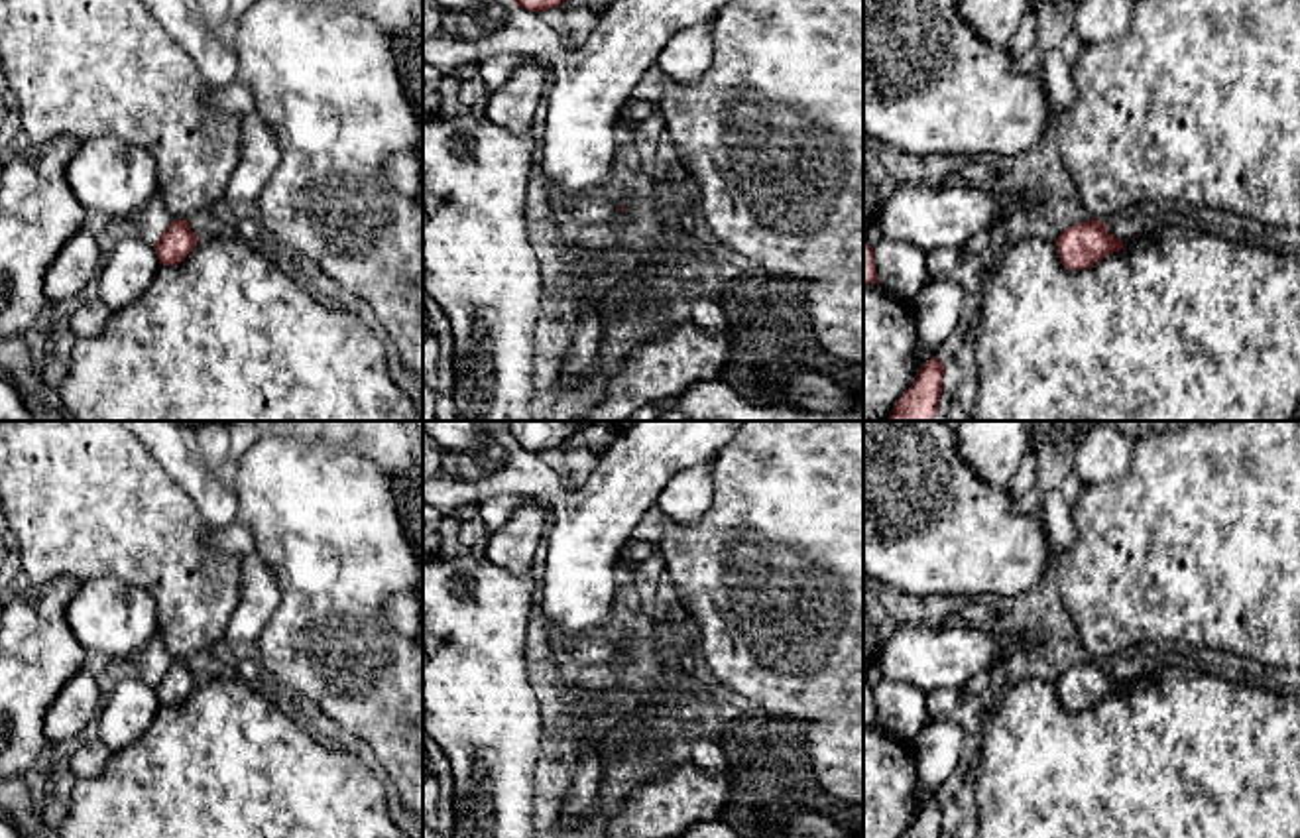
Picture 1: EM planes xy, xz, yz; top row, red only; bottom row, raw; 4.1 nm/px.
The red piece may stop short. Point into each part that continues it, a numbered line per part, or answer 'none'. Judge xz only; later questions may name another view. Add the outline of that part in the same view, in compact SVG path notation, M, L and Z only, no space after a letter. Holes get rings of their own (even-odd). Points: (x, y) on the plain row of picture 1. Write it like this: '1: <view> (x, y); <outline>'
none

